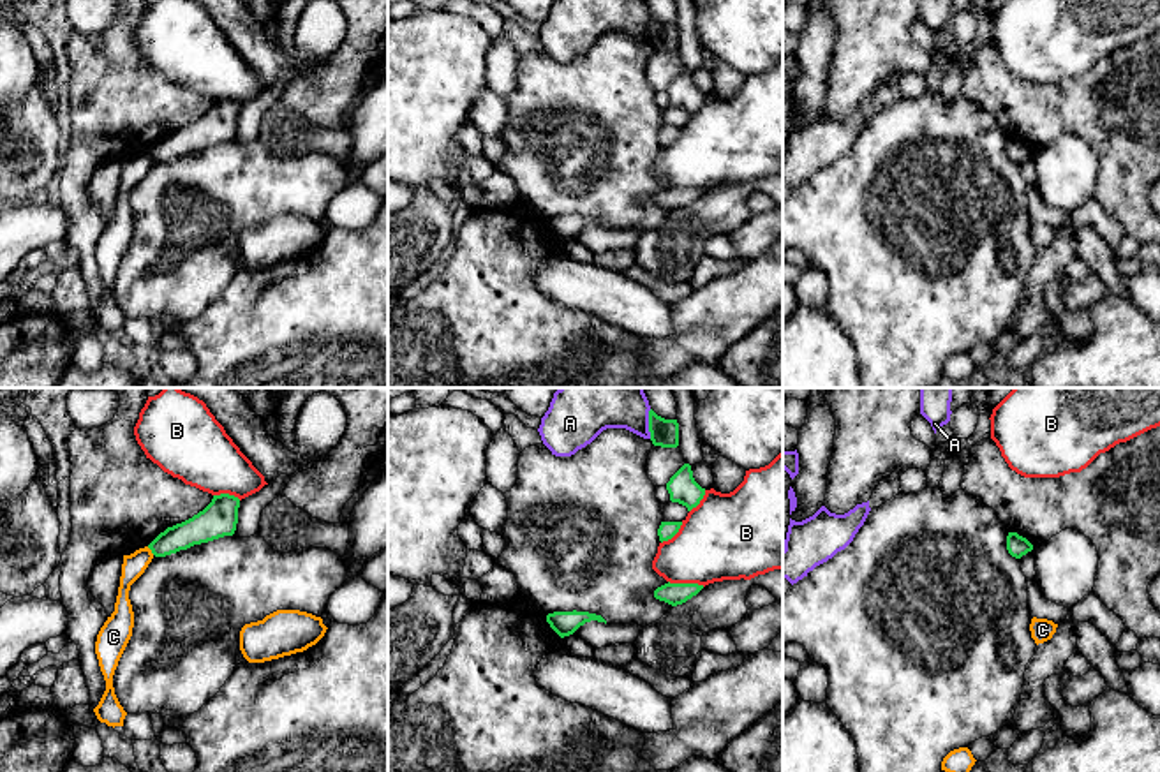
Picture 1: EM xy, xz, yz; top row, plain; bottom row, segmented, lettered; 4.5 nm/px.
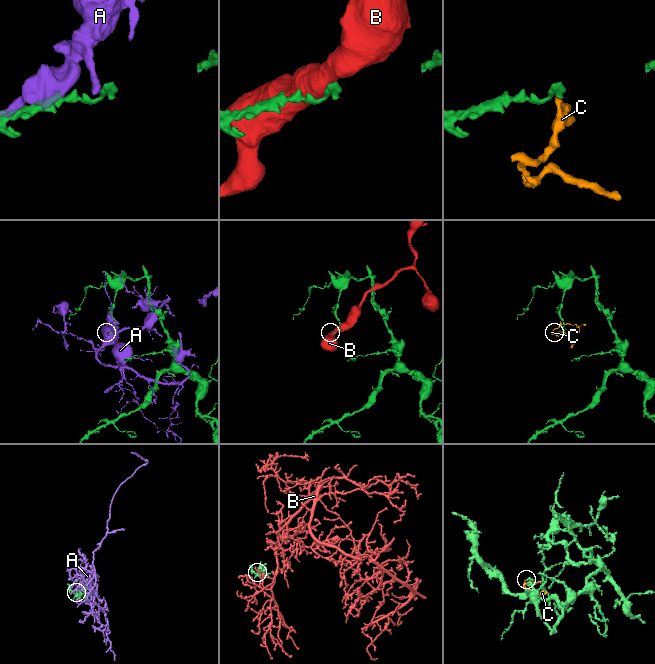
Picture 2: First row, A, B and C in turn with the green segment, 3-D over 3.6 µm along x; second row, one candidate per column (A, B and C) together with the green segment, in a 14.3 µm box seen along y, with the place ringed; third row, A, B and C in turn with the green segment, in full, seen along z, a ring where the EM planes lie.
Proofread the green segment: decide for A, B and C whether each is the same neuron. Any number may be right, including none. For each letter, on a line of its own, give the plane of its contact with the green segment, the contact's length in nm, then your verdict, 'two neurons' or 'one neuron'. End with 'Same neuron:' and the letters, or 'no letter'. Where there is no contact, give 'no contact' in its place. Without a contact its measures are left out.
A: contact in xz; length 140 nm; two neurons
B: contact in xz; length 170 nm; two neurons
C: contact in xy; length 50 nm; two neurons
Same neuron: no letter

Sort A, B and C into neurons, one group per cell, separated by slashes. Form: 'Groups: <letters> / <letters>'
Groups: A / B / C

